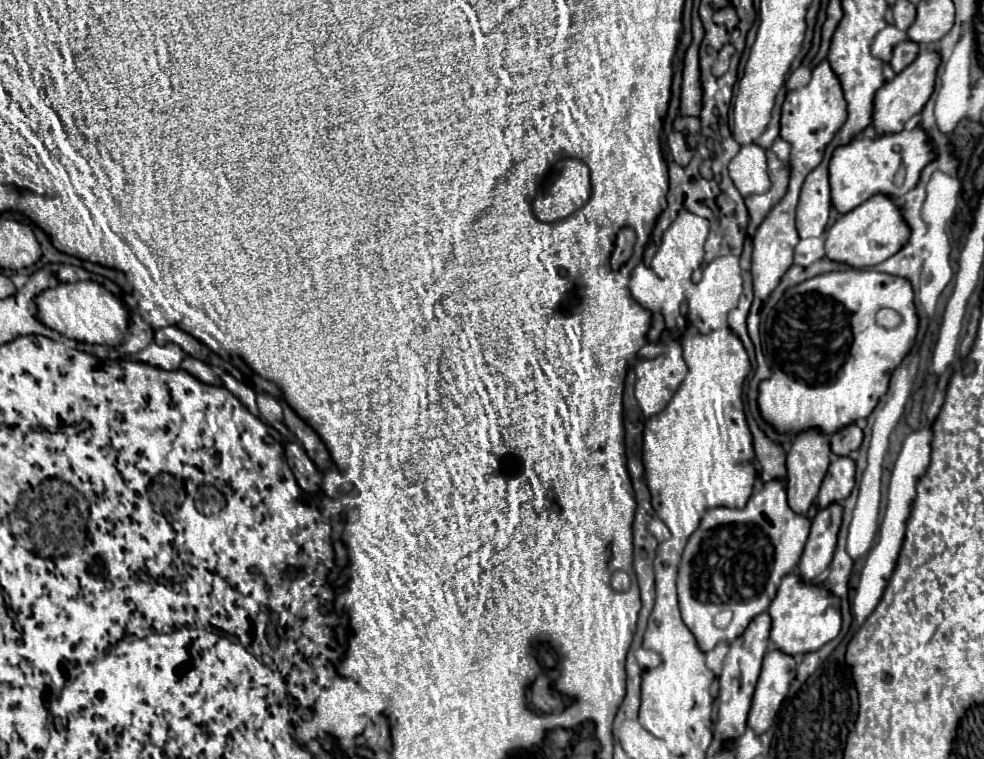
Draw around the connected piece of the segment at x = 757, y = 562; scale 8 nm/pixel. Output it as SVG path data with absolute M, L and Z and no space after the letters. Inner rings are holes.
M778 478L766 482L760 492L752 494L744 508L718 506L718 508L710 508L704 514L698 530L688 538L678 570L678 604L680 604L682 620L692 630L692 634L698 640L698 646L704 652L712 650L720 640L738 638L756 614L768 610L772 598L776 596L780 580L796 570L808 532L810 532L810 520L804 514L796 514L788 506L784 480ZM722 610L732 610L734 614L730 626L724 630L714 626L714 616Z

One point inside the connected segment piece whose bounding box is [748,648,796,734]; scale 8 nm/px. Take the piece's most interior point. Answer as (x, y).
(778, 671)

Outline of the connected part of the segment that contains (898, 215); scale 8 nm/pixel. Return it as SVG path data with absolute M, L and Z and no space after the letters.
M874 194L854 210L842 214L838 222L826 230L826 256L848 266L876 266L896 254L910 238L910 226L904 220L904 210L886 194Z

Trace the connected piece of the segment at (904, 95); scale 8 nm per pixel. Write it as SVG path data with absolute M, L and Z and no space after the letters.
M922 50L910 66L906 66L902 72L898 72L890 82L886 82L876 92L876 114L872 118L872 124L876 126L878 134L900 132L904 128L906 120L924 108L924 104L928 102L928 98L934 90L936 70L940 66L940 60L942 60L942 56L938 50Z

